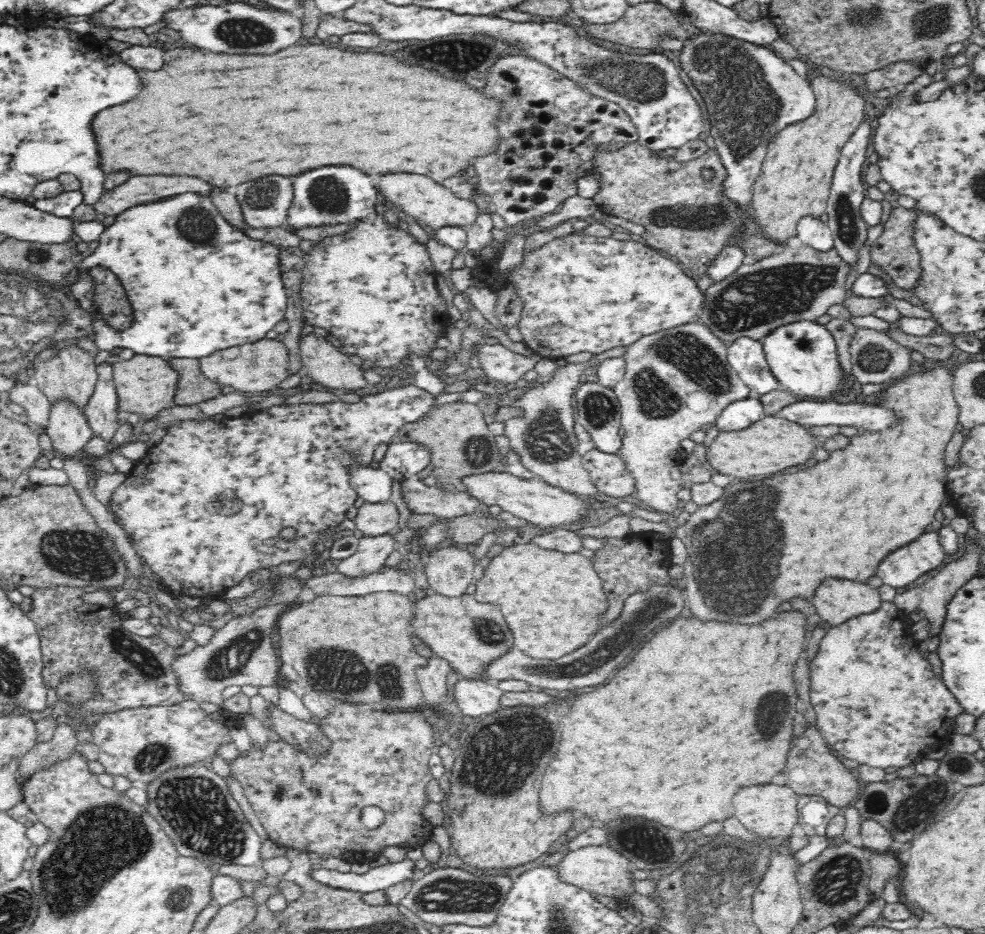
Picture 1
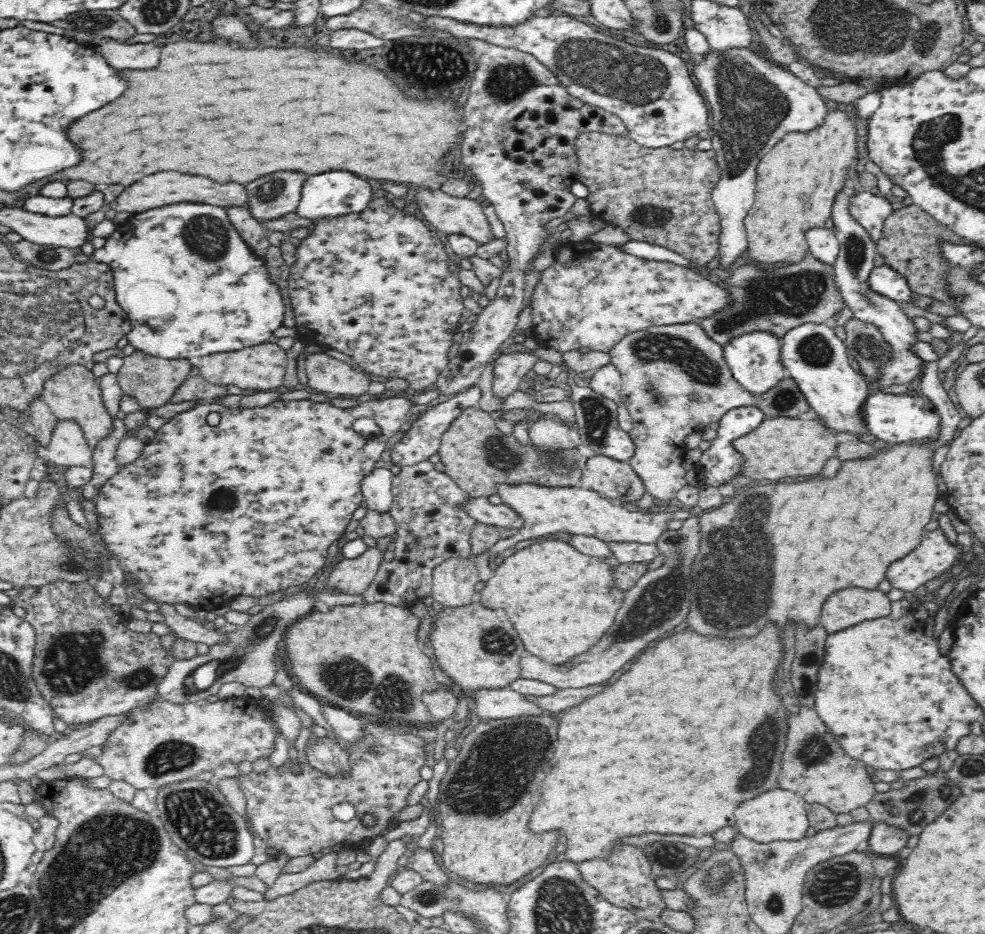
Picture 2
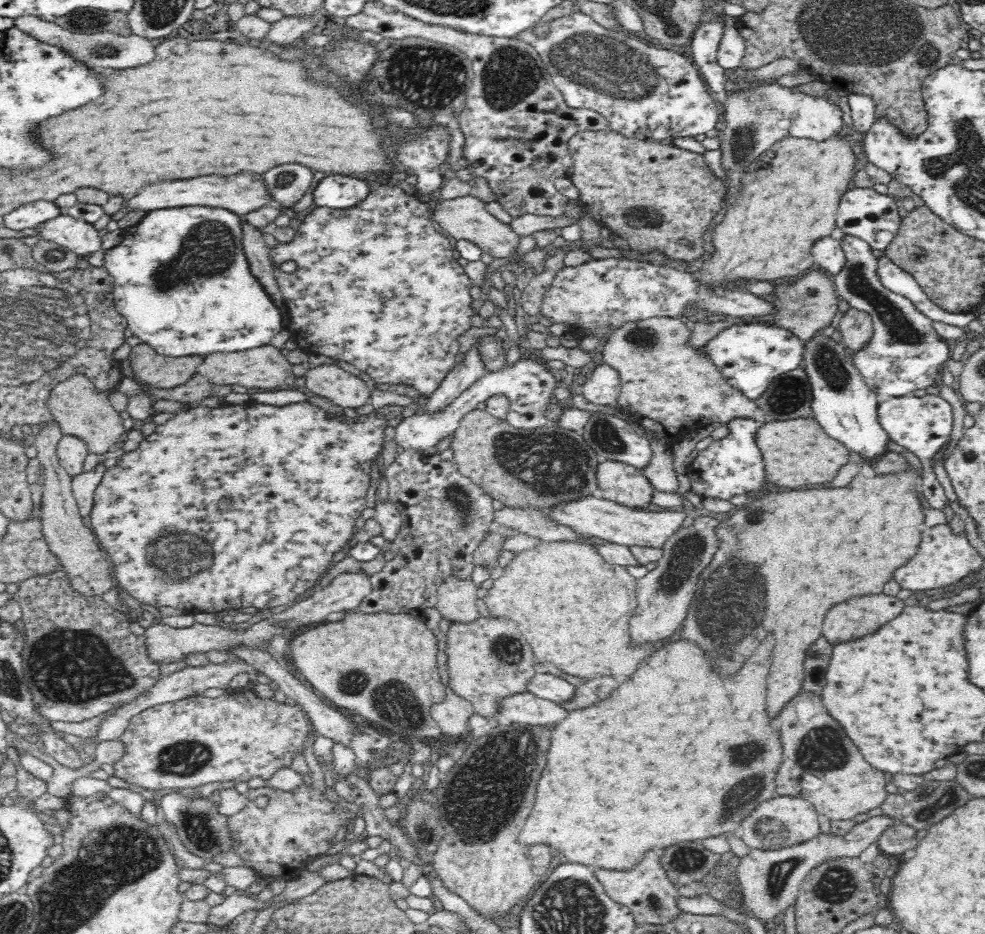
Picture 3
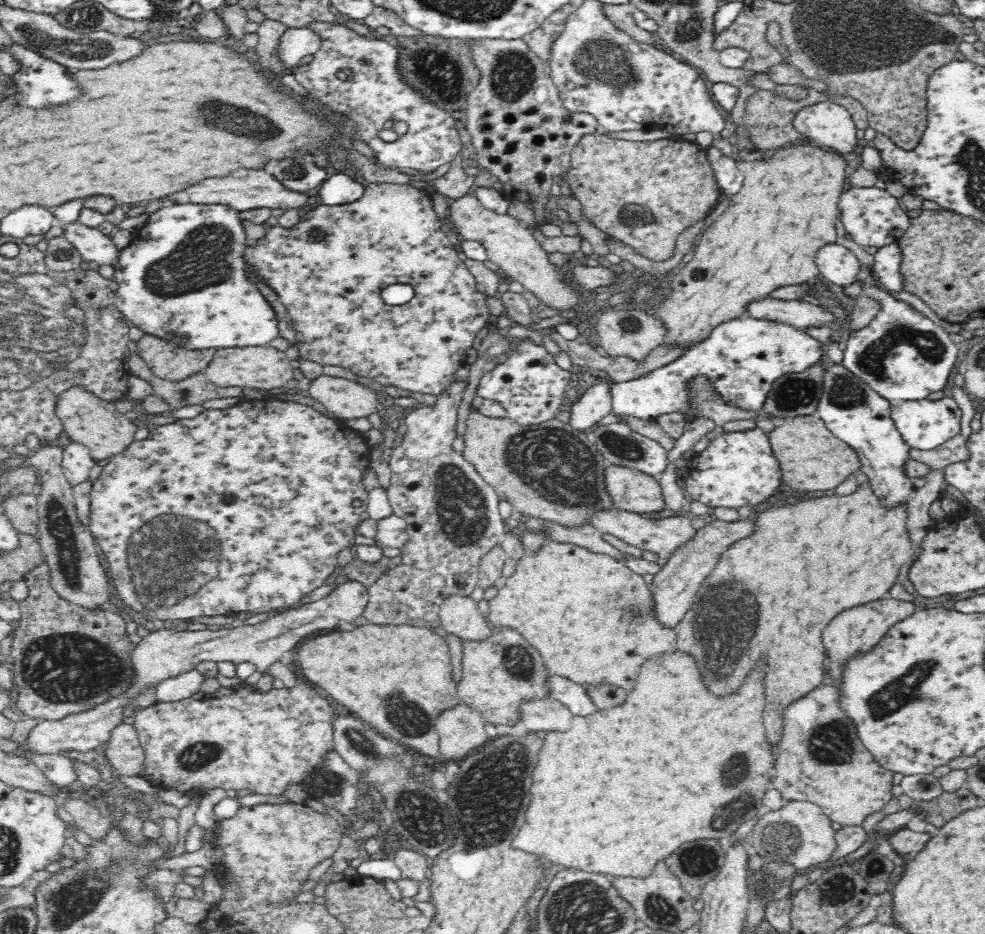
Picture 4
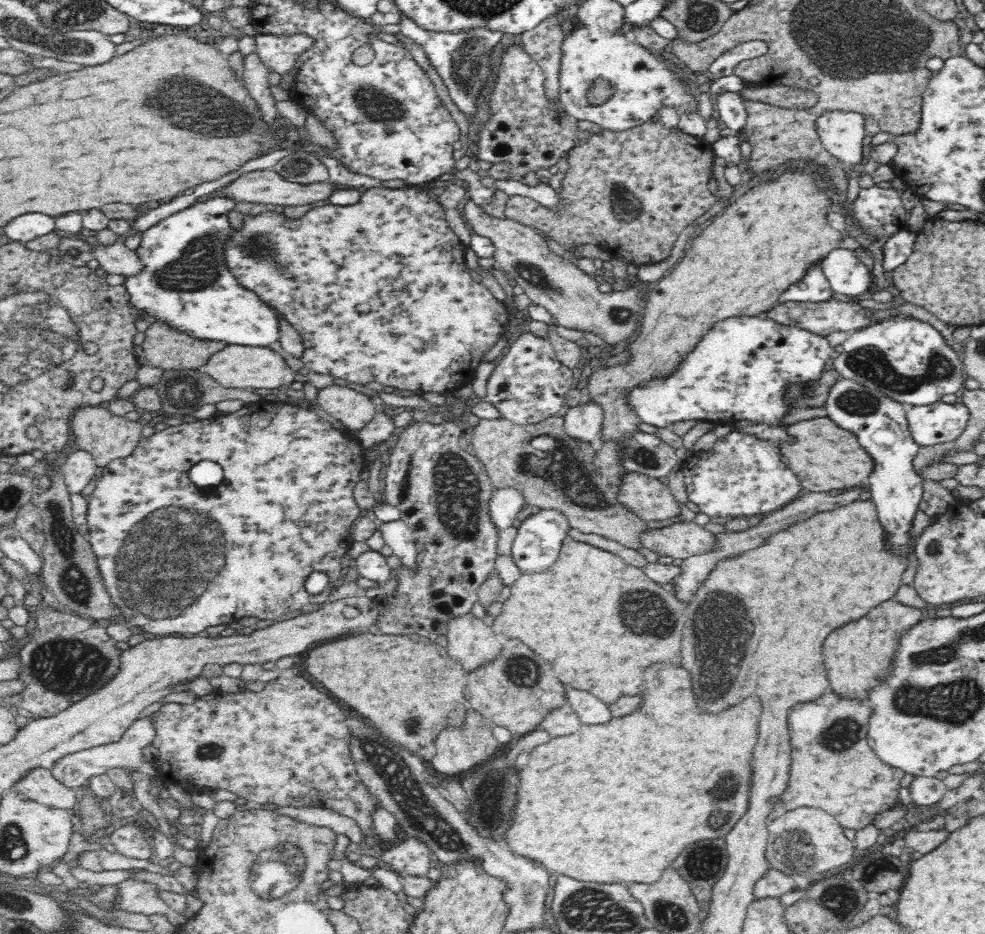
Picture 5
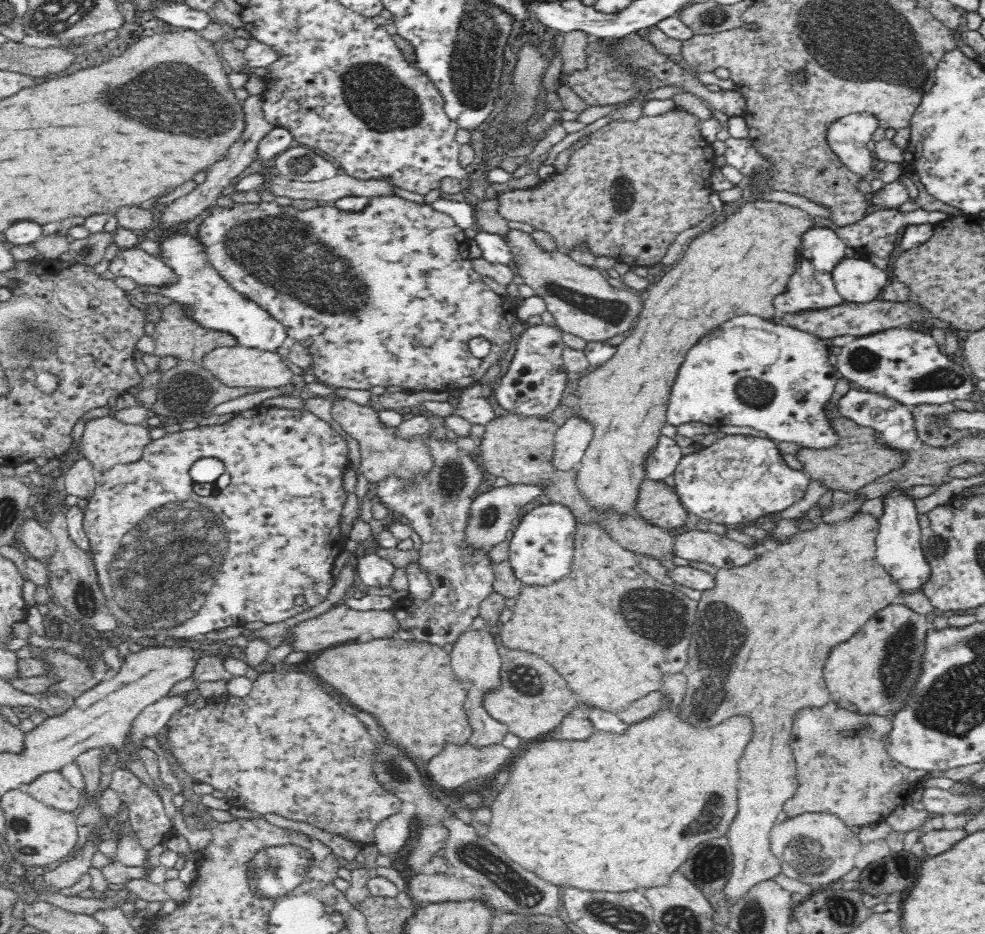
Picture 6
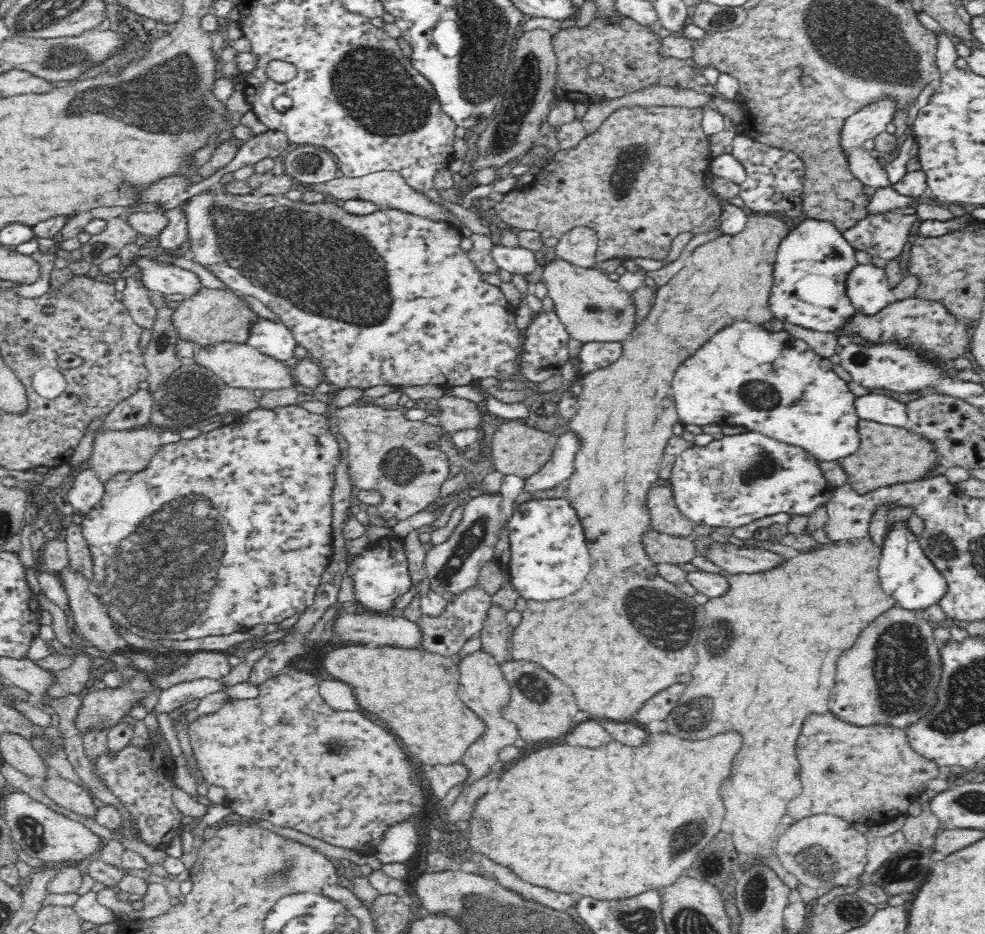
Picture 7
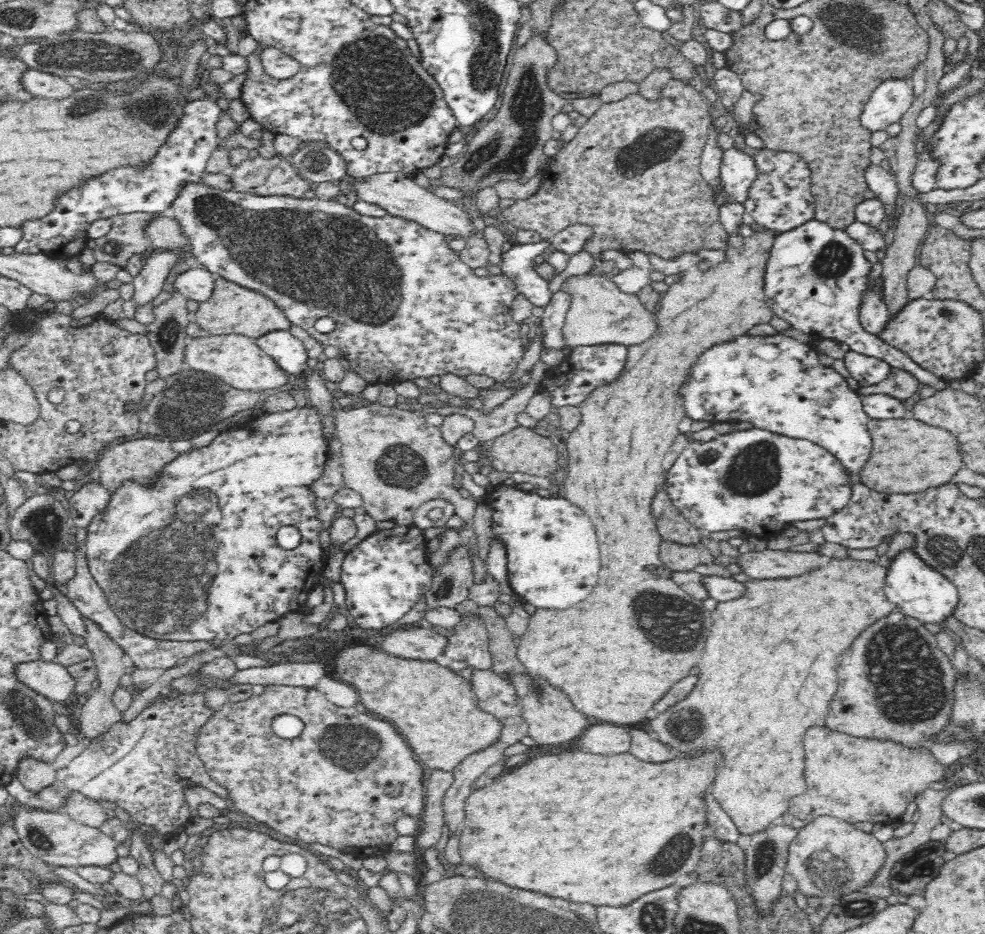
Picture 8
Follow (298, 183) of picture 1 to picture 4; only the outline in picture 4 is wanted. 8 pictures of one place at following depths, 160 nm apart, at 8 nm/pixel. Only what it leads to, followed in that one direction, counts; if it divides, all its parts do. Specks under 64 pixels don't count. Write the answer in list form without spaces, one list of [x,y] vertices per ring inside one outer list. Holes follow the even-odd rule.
[[[333,172],[320,186],[322,205],[336,206],[362,198],[364,182],[358,182],[344,173]]]

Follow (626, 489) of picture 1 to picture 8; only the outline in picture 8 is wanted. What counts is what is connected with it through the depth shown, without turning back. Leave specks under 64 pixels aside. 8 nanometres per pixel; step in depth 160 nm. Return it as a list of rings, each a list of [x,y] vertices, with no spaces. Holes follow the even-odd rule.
[[[660,492],[656,494],[654,504],[652,504],[658,532],[666,541],[684,546],[698,545],[702,540],[703,532],[684,518],[668,496],[667,492]]]

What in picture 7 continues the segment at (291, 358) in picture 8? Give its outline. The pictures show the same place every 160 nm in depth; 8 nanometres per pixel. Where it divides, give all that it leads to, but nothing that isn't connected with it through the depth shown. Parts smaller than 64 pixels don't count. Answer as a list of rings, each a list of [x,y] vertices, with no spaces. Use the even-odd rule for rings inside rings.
[[[261,318],[256,323],[247,343],[249,346],[280,362],[294,358],[294,350],[299,343],[282,322]]]

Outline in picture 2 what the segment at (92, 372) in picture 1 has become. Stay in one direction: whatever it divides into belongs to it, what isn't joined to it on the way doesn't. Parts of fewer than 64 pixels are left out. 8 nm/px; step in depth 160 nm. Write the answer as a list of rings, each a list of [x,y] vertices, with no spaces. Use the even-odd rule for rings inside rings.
[[[79,364],[68,366],[66,370],[62,370],[50,380],[44,382],[42,401],[48,406],[52,415],[59,420],[75,422],[81,428],[90,448],[94,448],[104,438],[108,438],[114,432],[114,426],[118,423],[118,420],[112,417],[104,403],[99,378],[95,377],[91,370]]]

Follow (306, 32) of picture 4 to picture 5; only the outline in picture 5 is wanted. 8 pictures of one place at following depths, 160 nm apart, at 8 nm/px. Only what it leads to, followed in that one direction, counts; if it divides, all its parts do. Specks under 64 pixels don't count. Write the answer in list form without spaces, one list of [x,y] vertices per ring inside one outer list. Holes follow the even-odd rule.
[[[257,34],[255,40],[255,54],[258,61],[266,68],[290,77],[294,75],[296,60],[302,51],[311,44],[311,38],[305,34],[281,36],[276,34]]]

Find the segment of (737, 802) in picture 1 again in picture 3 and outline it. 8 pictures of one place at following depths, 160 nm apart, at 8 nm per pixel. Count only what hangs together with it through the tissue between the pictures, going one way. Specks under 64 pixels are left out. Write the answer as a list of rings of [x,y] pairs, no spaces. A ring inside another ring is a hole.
[[[775,796],[771,800],[762,802],[750,817],[747,817],[741,826],[744,830],[742,840],[750,849],[756,850],[782,850],[790,848],[820,836],[819,813],[816,808],[802,798],[790,796]]]

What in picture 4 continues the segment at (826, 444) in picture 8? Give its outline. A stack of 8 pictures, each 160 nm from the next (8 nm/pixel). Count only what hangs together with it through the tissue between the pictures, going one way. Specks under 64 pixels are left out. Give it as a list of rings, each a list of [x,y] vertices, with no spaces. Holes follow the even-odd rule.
[[[742,316],[722,322],[708,338],[652,372],[638,378],[609,384],[612,413],[618,416],[632,416],[638,420],[653,420],[666,414],[694,414],[692,382],[703,377],[716,397],[731,408],[762,412],[771,394],[772,384],[778,378],[794,372],[804,372],[810,366],[823,363],[826,344],[812,338],[804,329],[767,319]]]

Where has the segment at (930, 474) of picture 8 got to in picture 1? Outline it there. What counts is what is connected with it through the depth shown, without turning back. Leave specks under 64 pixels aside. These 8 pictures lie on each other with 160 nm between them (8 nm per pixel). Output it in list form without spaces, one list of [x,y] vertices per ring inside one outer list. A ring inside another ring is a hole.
[[[766,415],[764,418],[754,422],[750,428],[736,432],[719,432],[706,448],[706,460],[718,472],[735,480],[750,480],[755,476],[775,476],[778,472],[793,471],[795,466],[802,466],[808,460],[814,458],[814,452],[823,446],[824,439],[814,436],[807,426],[792,422],[778,415]]]

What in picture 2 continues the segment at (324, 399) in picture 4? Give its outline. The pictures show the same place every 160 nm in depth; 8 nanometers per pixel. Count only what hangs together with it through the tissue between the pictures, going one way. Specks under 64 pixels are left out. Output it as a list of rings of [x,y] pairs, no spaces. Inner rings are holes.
[[[324,352],[308,355],[305,369],[307,386],[318,390],[318,393],[336,394],[340,398],[364,395],[371,382],[365,372],[360,373],[352,365]]]

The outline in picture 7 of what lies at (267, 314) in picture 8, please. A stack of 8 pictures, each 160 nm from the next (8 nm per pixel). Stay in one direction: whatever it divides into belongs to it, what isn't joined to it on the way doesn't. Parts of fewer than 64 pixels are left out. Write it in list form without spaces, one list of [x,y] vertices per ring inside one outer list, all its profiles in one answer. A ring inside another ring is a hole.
[[[203,288],[193,298],[181,302],[175,310],[174,323],[181,339],[193,342],[197,347],[210,346],[218,342],[248,343],[253,329],[261,317],[254,312],[246,298],[238,296],[230,288]]]

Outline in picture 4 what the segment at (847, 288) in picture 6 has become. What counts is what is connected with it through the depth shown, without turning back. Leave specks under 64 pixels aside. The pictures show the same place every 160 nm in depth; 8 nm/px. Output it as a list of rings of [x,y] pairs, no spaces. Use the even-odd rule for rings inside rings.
[[[840,244],[820,248],[815,262],[820,276],[843,289],[857,282],[863,270],[863,264],[860,264],[854,252]]]

